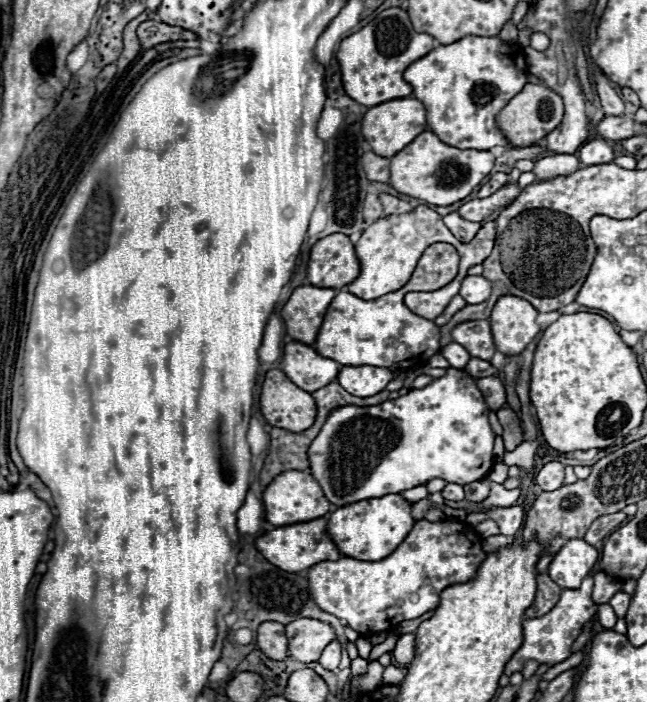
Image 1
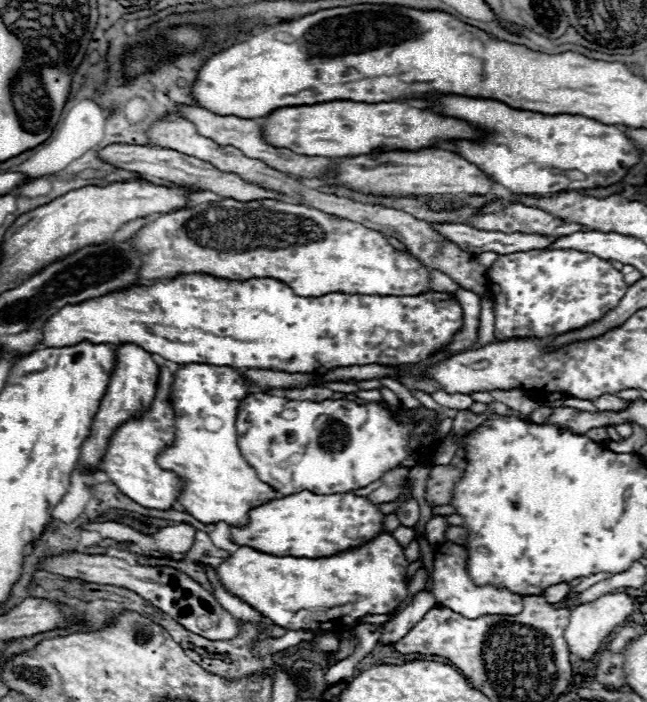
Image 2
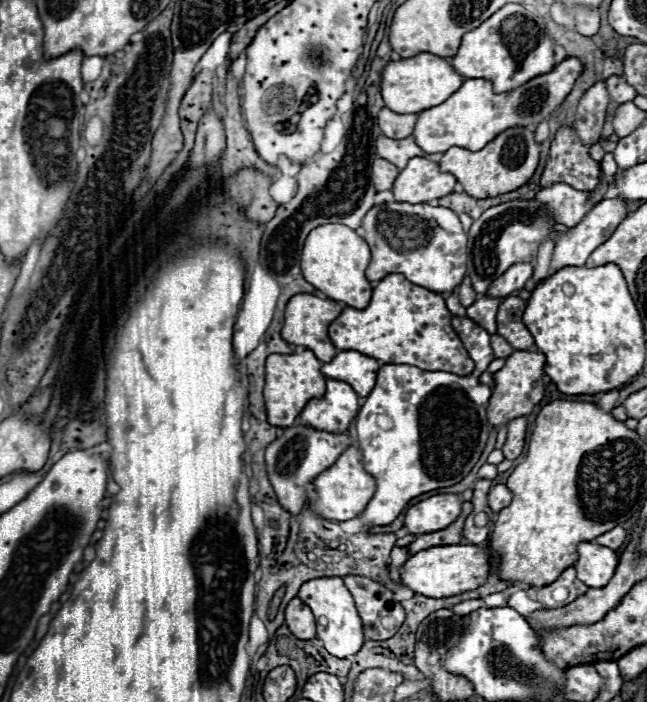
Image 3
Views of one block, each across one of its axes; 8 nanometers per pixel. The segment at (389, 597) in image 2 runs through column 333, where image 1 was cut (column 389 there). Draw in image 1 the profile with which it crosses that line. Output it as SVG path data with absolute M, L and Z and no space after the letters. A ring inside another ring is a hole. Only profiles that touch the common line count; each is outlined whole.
M418 520L406 540L384 560L378 562L366 562L342 556L340 560L324 560L308 570L308 582L310 582L310 594L314 602L328 614L334 614L342 620L348 620L348 626L358 630L360 634L368 632L382 632L390 630L402 620L418 618L430 610L438 608L440 592L452 584L468 582L476 576L476 570L480 562L486 558L486 552L482 550L482 538L474 532L472 526L460 524L460 522L428 522Z

